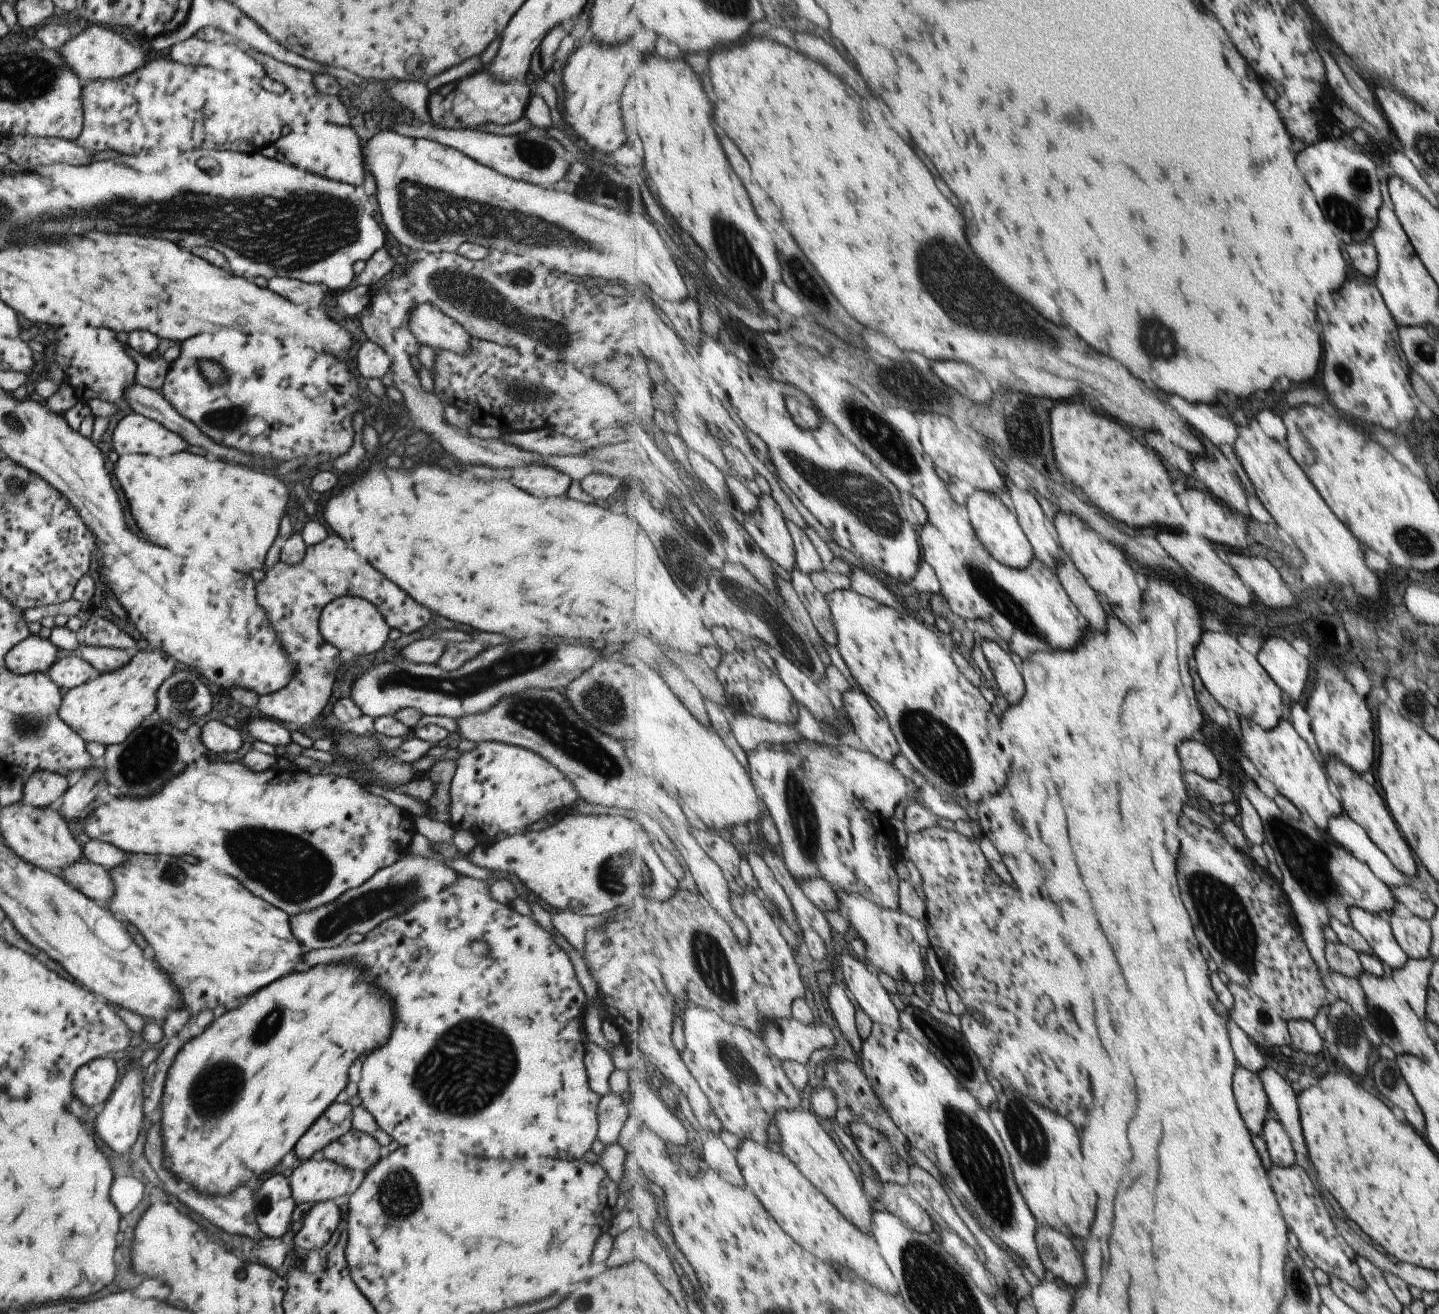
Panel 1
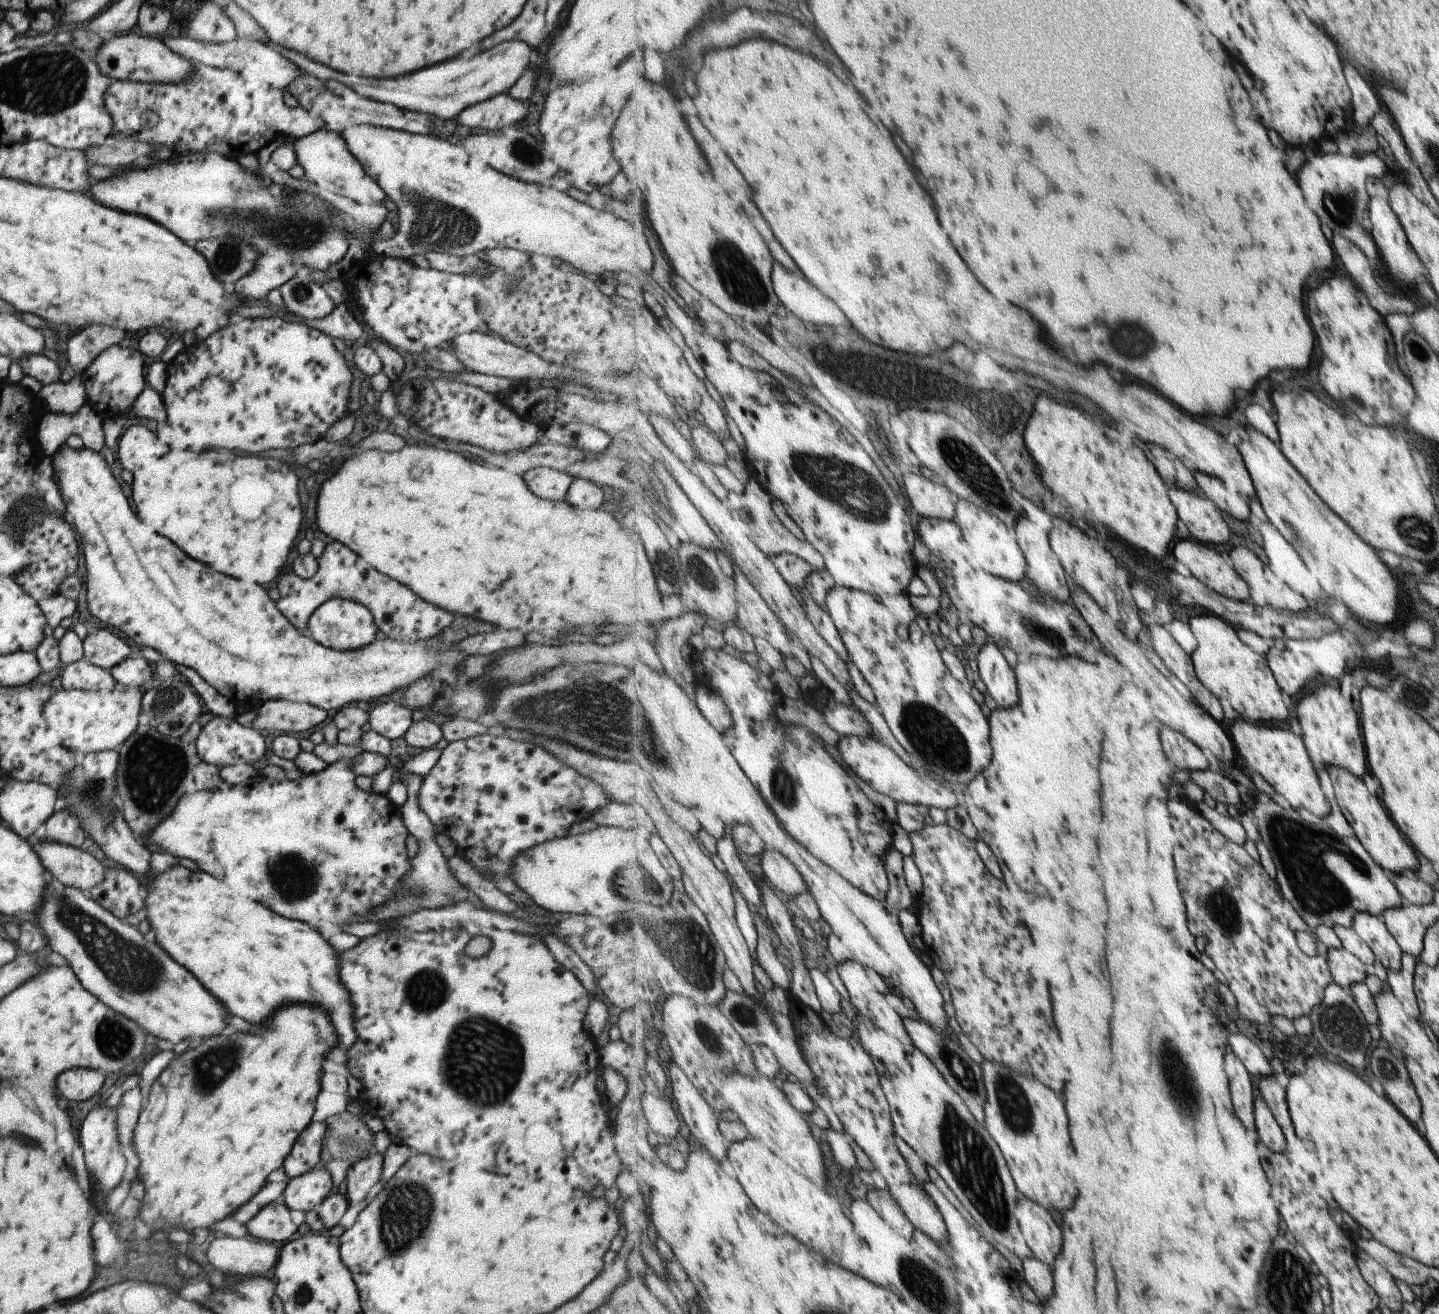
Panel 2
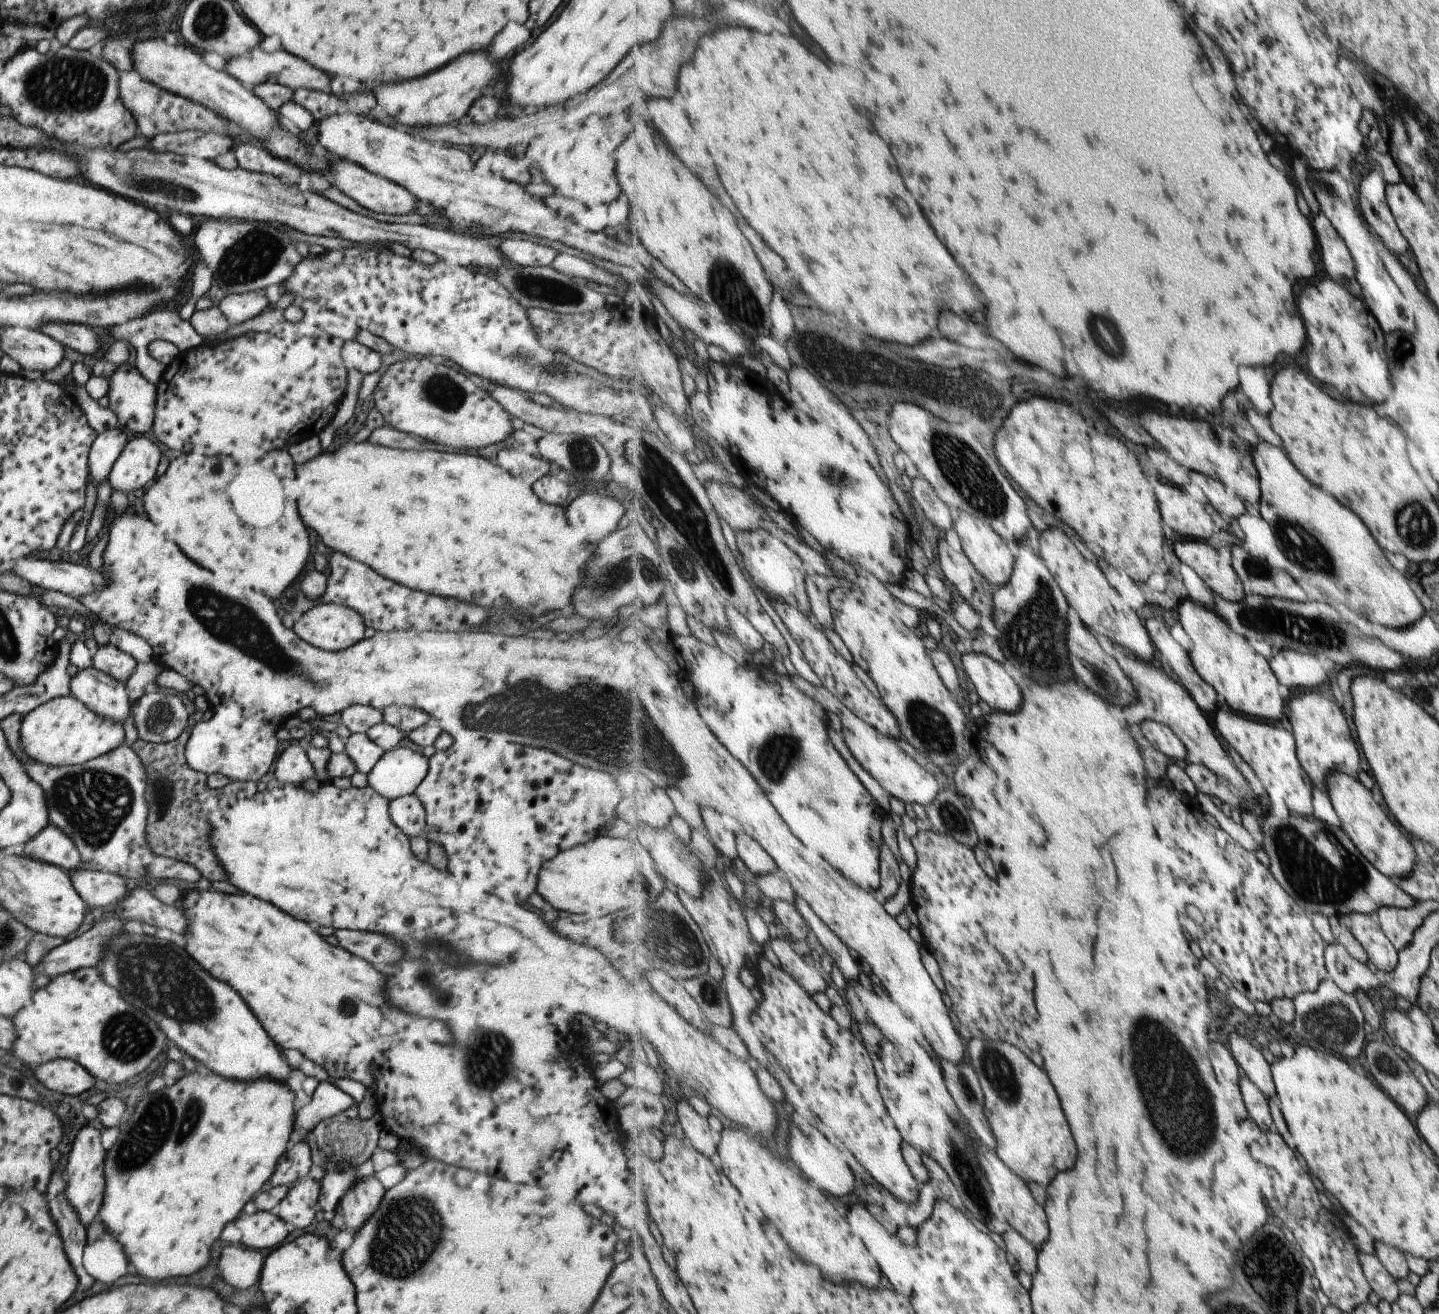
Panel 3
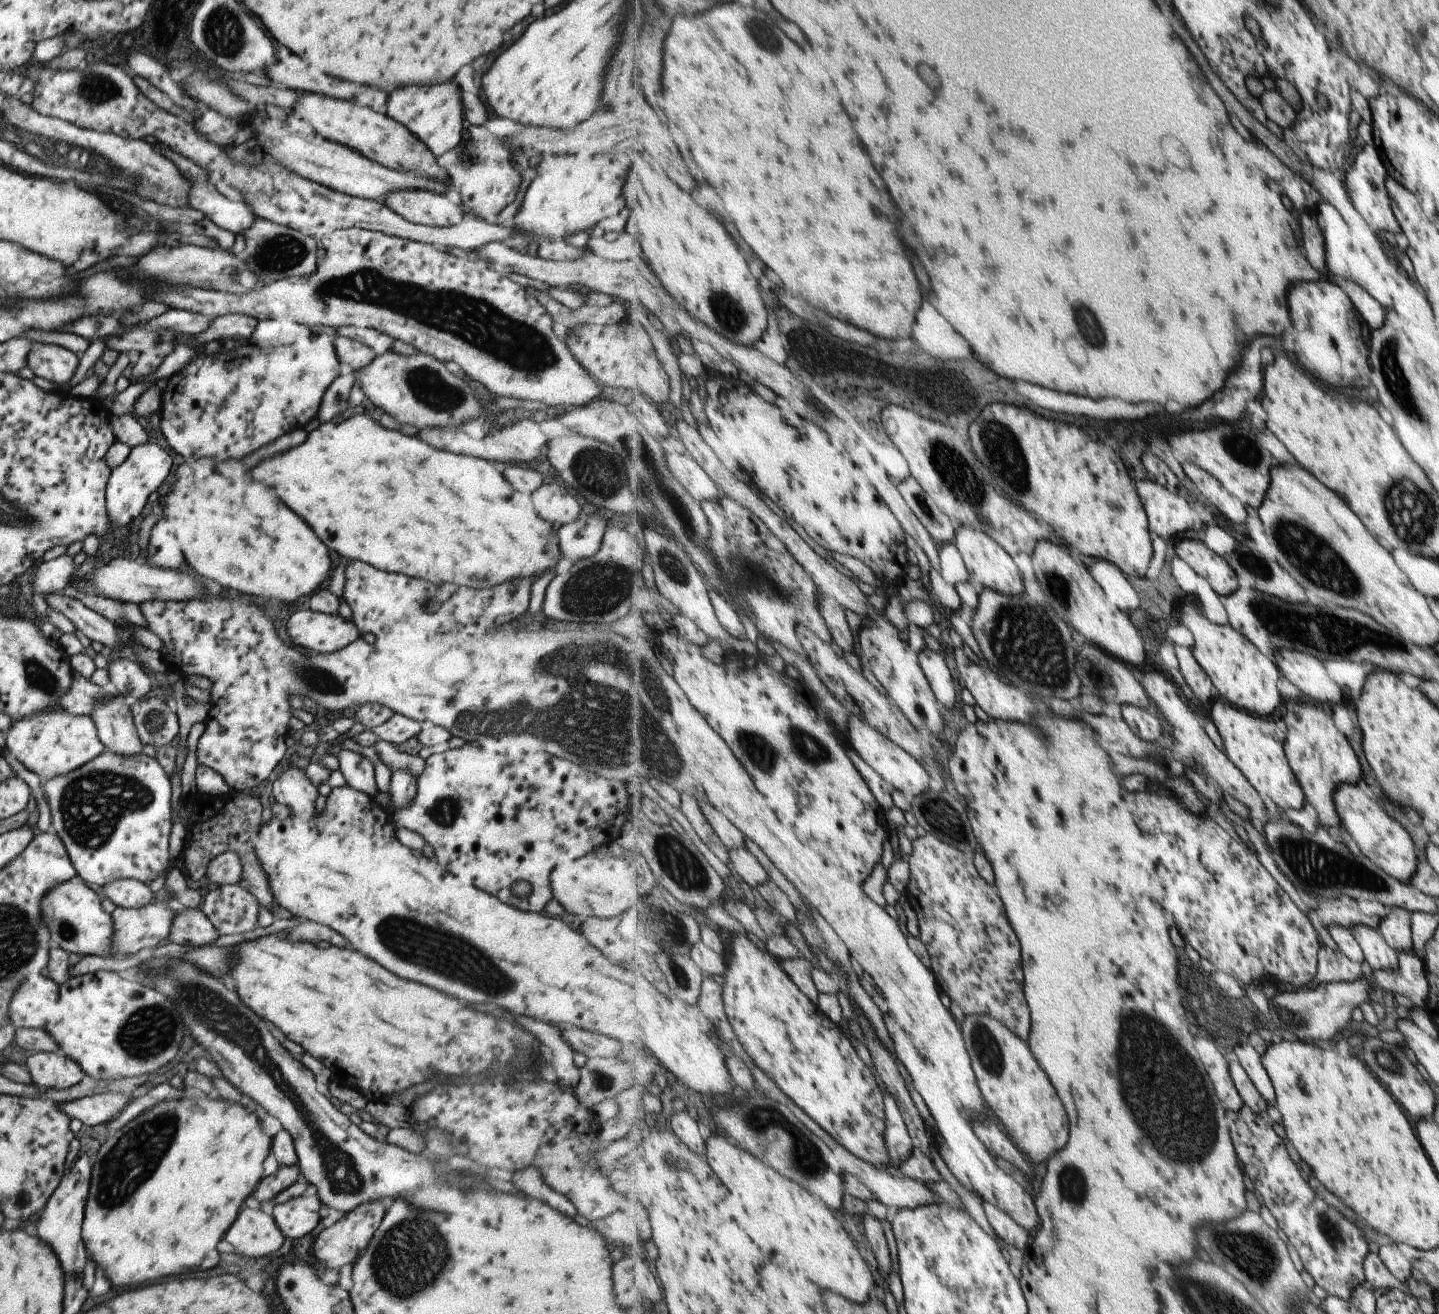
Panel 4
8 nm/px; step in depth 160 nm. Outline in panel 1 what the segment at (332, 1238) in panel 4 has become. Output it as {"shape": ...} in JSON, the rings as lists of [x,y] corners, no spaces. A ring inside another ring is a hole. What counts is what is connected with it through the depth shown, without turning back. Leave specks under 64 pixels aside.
{"shape":[[[350,1129],[321,1152],[325,1159],[347,1168],[350,1173],[357,1172],[365,1176],[367,1171],[371,1170],[371,1166],[379,1162],[379,1150],[380,1146],[372,1136]]]}

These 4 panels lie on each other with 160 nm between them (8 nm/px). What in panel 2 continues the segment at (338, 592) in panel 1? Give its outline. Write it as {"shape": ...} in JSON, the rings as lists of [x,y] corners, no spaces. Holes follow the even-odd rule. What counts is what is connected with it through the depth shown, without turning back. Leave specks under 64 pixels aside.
{"shape":[[[329,542],[323,548],[323,552],[316,558],[316,571],[309,580],[303,580],[293,572],[285,572],[277,580],[277,589],[279,598],[274,602],[275,608],[299,632],[307,630],[306,624],[311,613],[329,599],[349,599],[359,603],[371,613],[375,626],[385,637],[399,638],[401,642],[431,638],[431,634],[437,634],[451,622],[451,614],[425,602],[387,575],[379,574],[377,570],[365,566],[365,562],[361,562],[351,550],[347,550],[339,542]],[[277,699],[263,701],[255,709],[255,720],[251,724],[254,733],[258,730],[279,730],[279,732],[299,732],[315,728],[321,724],[327,712],[307,701]]]}

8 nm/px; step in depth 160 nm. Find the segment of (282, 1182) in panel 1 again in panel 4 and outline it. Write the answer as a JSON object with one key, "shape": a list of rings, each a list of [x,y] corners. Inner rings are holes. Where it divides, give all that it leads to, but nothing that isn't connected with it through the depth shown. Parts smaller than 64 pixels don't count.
{"shape":[[[247,1208],[237,1214],[235,1222],[225,1232],[225,1240],[237,1254],[245,1254],[249,1258],[267,1256],[284,1244],[284,1237],[273,1216]]]}

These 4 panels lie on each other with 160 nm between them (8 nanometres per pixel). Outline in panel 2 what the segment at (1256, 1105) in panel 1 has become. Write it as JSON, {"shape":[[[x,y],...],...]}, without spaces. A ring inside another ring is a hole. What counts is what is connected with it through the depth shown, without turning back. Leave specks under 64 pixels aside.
{"shape":[[[1233,1052],[1227,1054],[1227,1074],[1231,1074],[1231,1092],[1235,1110],[1239,1110],[1239,1118],[1249,1130],[1256,1130],[1255,1118],[1255,1084],[1249,1069],[1235,1056]]]}

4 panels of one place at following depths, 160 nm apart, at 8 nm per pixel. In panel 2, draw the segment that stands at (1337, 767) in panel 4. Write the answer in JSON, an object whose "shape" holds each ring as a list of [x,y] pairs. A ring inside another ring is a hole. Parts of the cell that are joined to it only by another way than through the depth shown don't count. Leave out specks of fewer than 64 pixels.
{"shape":[[[1321,686],[1297,702],[1295,714],[1301,727],[1301,738],[1315,770],[1333,765],[1361,778],[1365,770],[1364,740],[1361,740],[1361,719],[1353,710],[1351,700],[1345,700],[1340,688]]]}

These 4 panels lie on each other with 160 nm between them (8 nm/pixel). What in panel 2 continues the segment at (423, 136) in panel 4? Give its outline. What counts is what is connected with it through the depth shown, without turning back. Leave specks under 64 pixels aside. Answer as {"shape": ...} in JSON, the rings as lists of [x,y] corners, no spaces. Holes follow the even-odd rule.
{"shape":[[[507,40],[499,46],[493,46],[491,50],[483,54],[475,54],[467,60],[455,58],[425,70],[417,70],[413,74],[401,76],[401,78],[389,78],[389,80],[373,80],[373,78],[359,78],[359,76],[347,76],[347,86],[358,95],[364,96],[401,108],[401,110],[417,110],[425,112],[428,116],[437,118],[455,118],[465,106],[487,100],[515,84],[515,80],[523,74],[523,70],[529,64],[529,52],[531,48],[521,40]]]}

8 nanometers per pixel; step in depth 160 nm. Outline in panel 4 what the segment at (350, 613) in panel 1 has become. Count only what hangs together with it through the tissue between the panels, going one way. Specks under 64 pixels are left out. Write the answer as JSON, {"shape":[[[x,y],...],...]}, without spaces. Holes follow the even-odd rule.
{"shape":[[[309,608],[293,609],[285,625],[290,643],[313,653],[335,652],[361,636],[351,620]]]}

